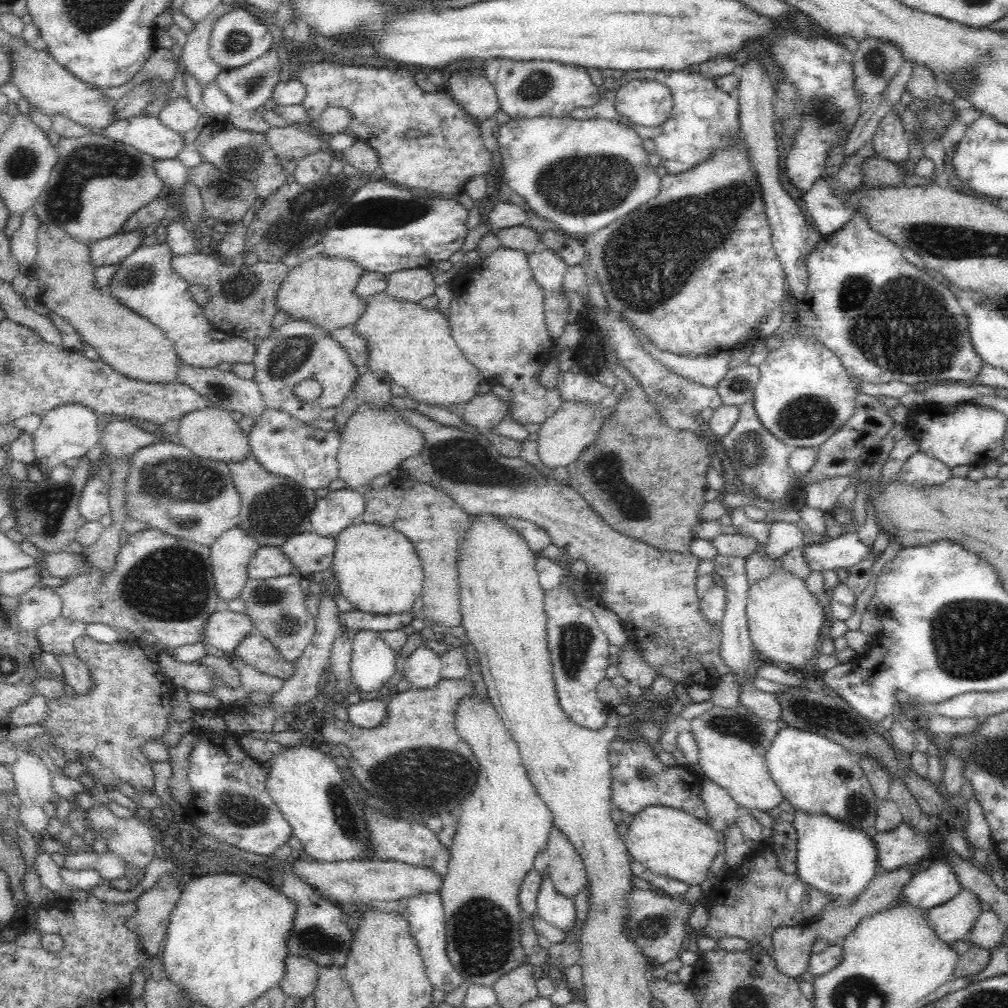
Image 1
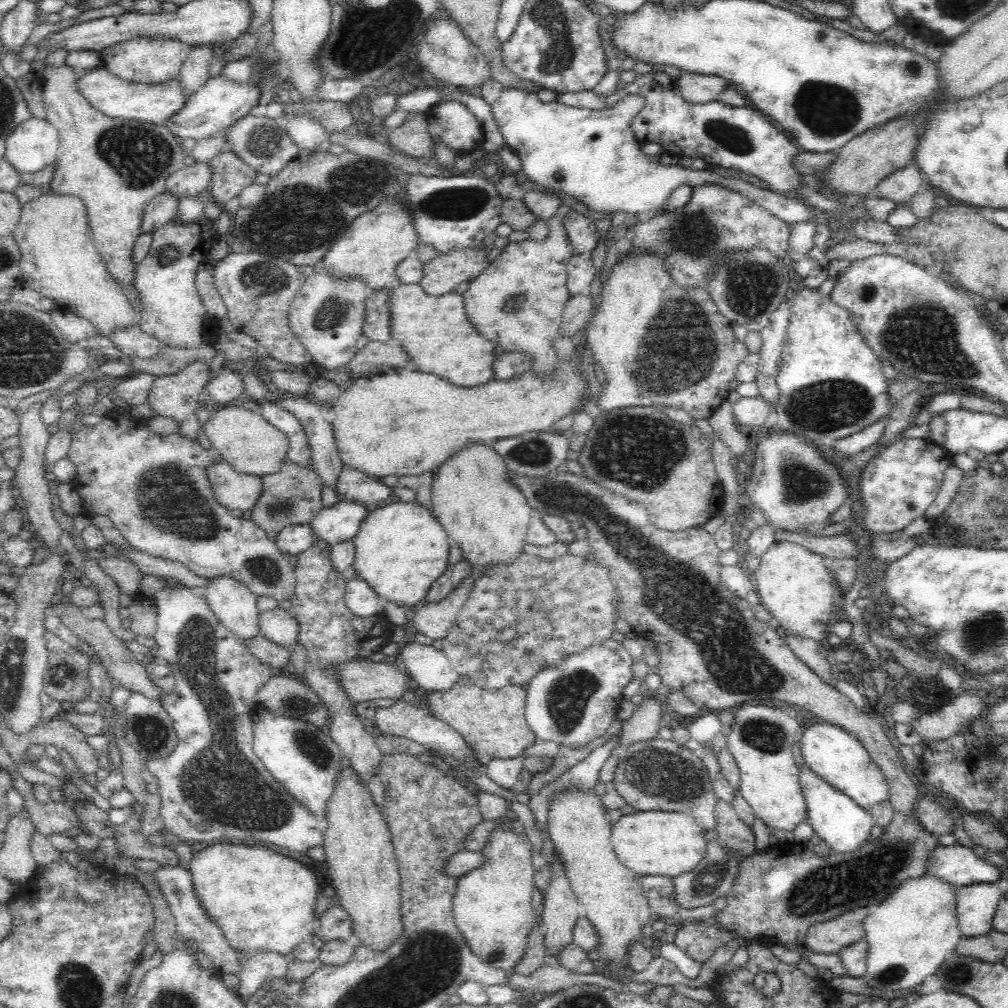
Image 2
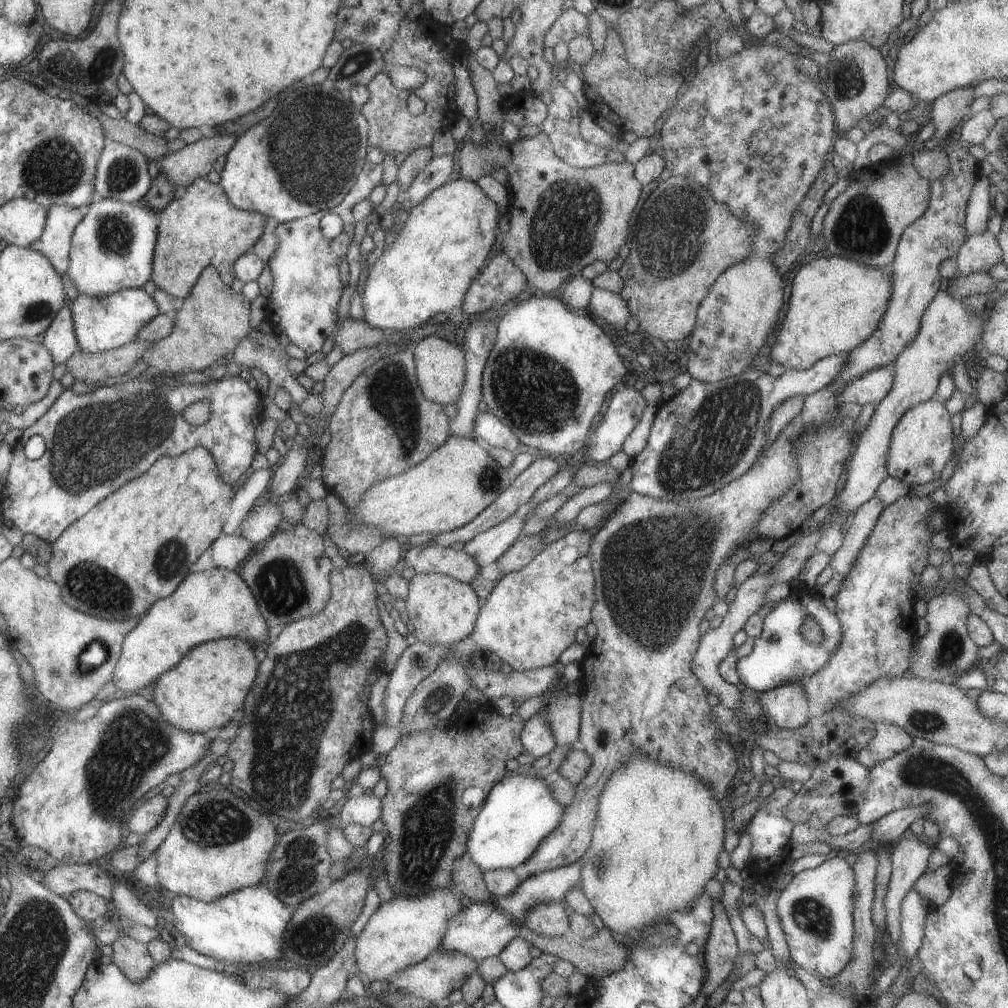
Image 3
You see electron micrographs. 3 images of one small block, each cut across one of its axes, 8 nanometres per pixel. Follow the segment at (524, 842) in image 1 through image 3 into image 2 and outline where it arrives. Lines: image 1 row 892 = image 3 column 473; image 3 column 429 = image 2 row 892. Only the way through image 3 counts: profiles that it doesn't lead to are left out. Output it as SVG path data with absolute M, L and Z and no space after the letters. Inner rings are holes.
M508 816L500 821L504 823L491 828L487 843L479 850L483 858L481 864L457 878L452 906L455 927L472 954L475 954L485 965L510 971L516 963L522 961L530 931L540 924L540 921L530 903L535 888L532 845L514 817Z

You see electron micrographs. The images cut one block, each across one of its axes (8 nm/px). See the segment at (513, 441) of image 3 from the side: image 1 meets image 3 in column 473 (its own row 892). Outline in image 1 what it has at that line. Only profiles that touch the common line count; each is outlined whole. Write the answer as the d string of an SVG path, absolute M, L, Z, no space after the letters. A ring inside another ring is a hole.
M439 890L417 892L411 896L407 902L406 919L409 922L410 934L415 938L422 955L426 974L433 986L448 993L464 983L461 974L452 968L445 953L446 919L444 919L444 901L440 897Z

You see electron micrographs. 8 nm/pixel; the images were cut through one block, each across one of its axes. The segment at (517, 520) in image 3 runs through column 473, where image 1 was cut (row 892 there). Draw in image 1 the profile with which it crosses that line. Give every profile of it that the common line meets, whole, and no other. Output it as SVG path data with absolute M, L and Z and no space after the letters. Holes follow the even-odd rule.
M544 848L536 855L533 862L533 869L539 874L540 879L535 900L536 914L566 932L573 927L575 904L572 897L556 890L548 872L550 859L549 852Z

